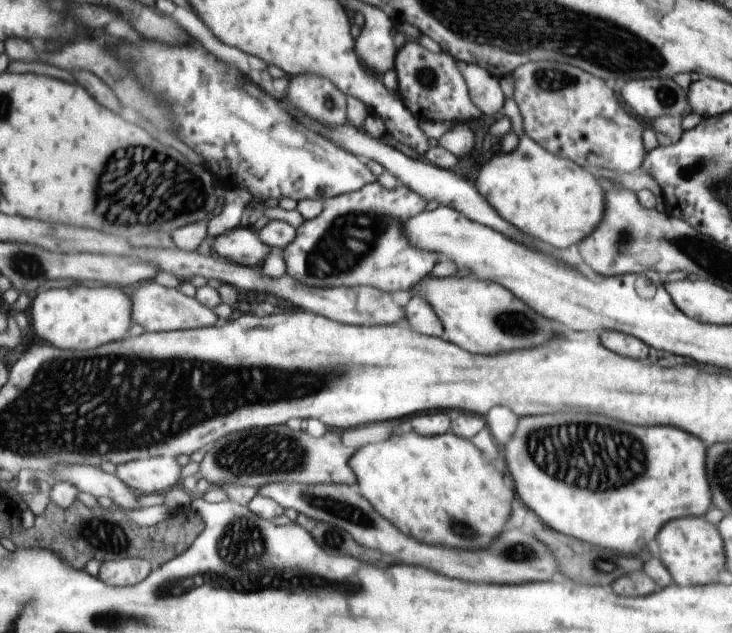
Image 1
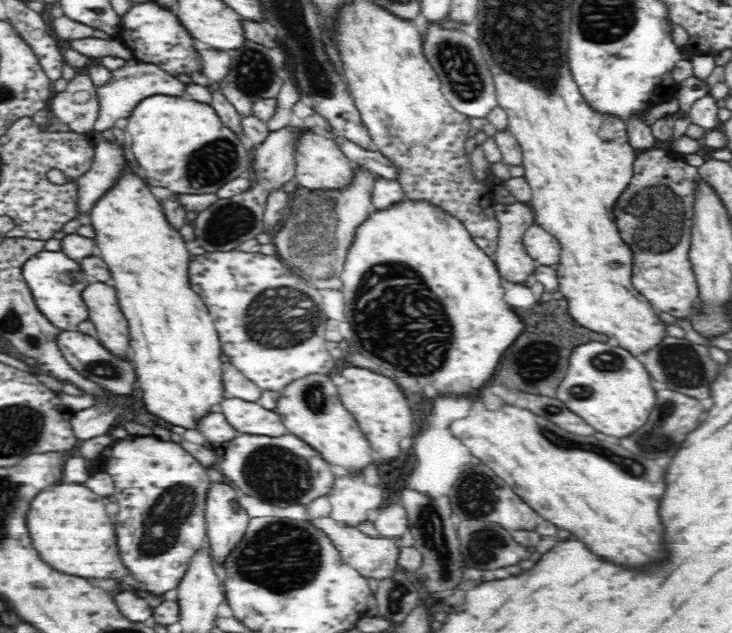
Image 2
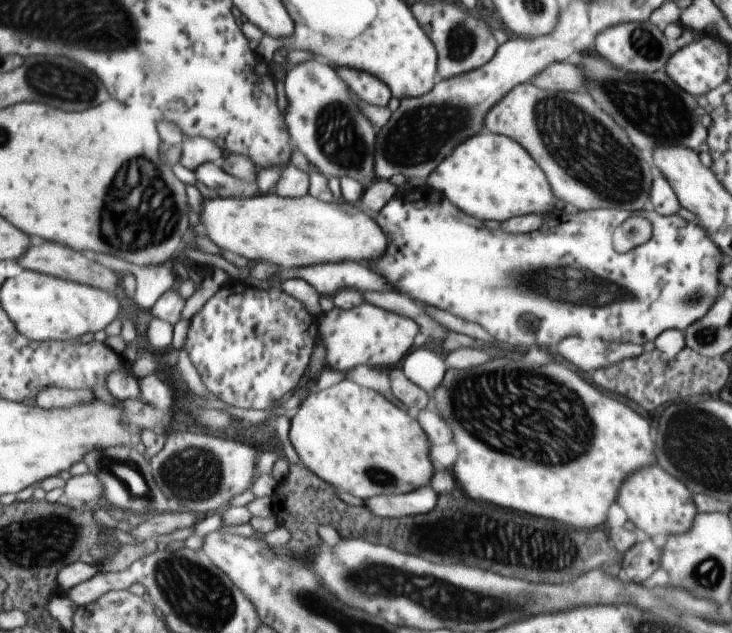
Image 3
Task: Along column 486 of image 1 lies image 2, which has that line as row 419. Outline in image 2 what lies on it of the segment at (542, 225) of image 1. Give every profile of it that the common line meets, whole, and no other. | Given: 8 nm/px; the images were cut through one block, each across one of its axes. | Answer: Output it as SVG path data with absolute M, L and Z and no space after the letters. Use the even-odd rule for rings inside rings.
M122 172L118 182L104 195L88 213L88 222L96 231L95 246L98 256L103 258L114 280L121 311L124 312L130 337L130 350L136 378L140 382L142 400L146 410L174 426L197 430L197 424L206 418L212 408L225 398L223 384L222 348L214 328L214 322L204 306L204 301L190 288L188 282L188 262L190 254L186 242L174 230L160 208L160 202L150 196L144 180L134 172Z

